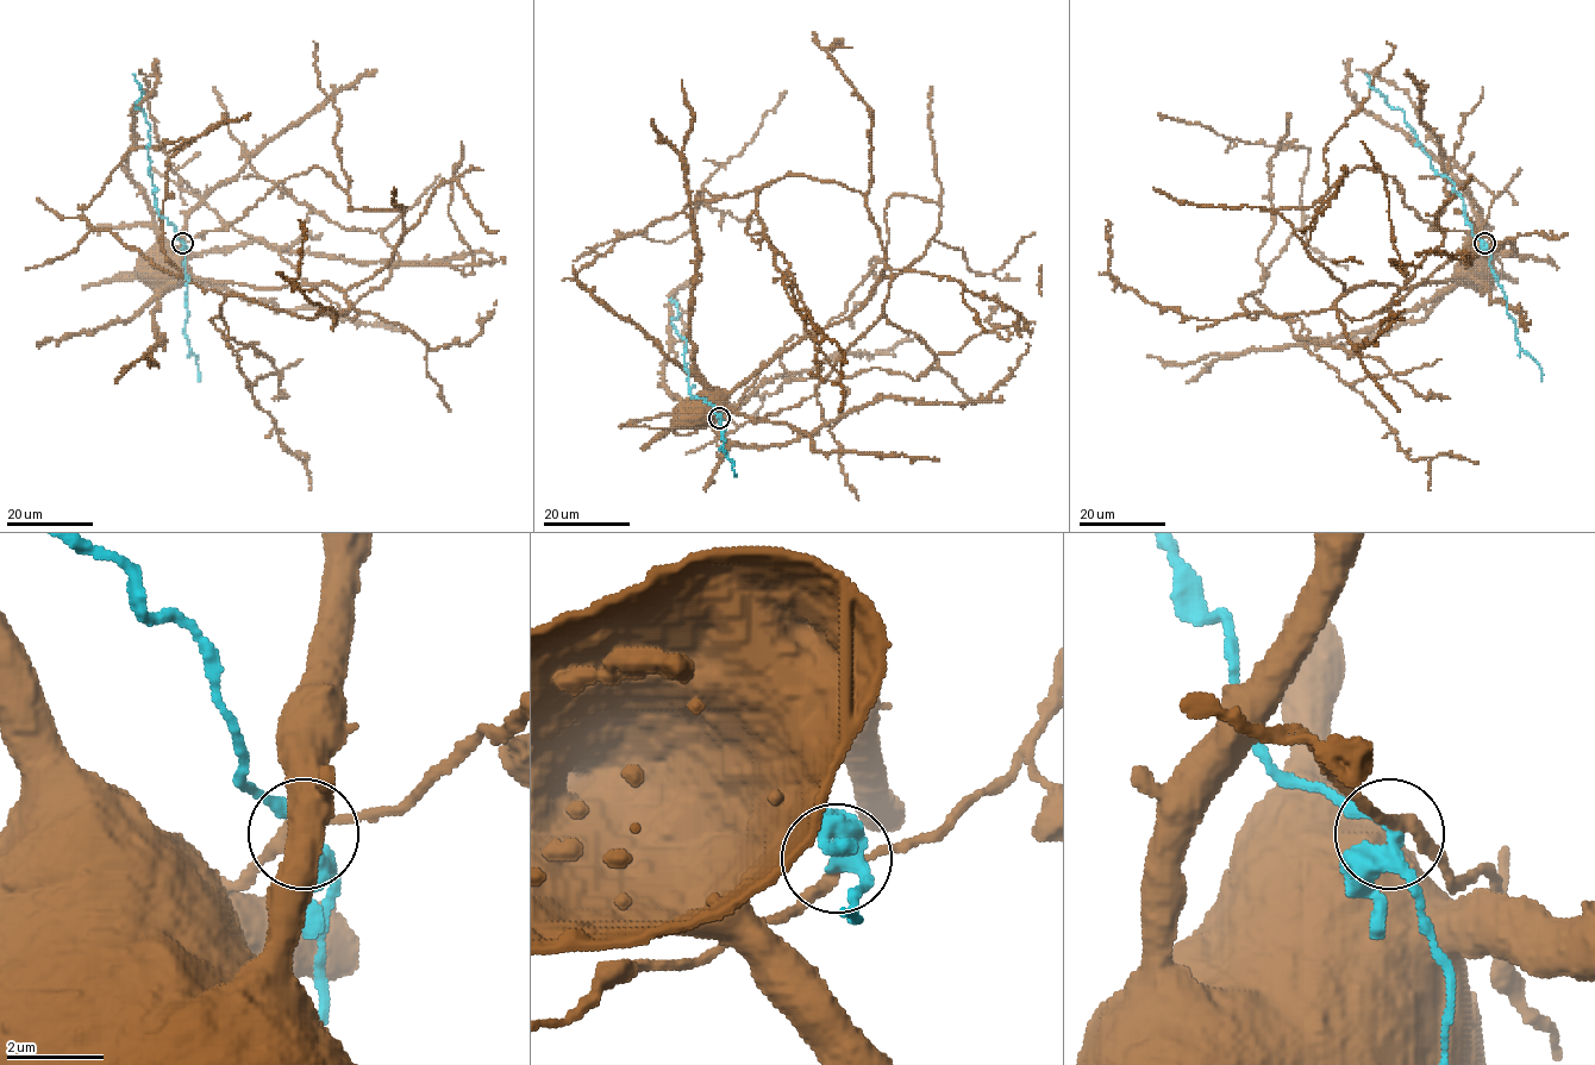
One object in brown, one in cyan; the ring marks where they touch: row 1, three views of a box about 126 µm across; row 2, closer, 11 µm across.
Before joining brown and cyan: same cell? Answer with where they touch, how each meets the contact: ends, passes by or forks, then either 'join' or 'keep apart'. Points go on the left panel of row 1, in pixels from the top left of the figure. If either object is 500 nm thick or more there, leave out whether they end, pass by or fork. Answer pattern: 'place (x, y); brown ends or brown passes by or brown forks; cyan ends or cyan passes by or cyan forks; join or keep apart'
place (182, 243); brown passes by; cyan forks; keep apart

